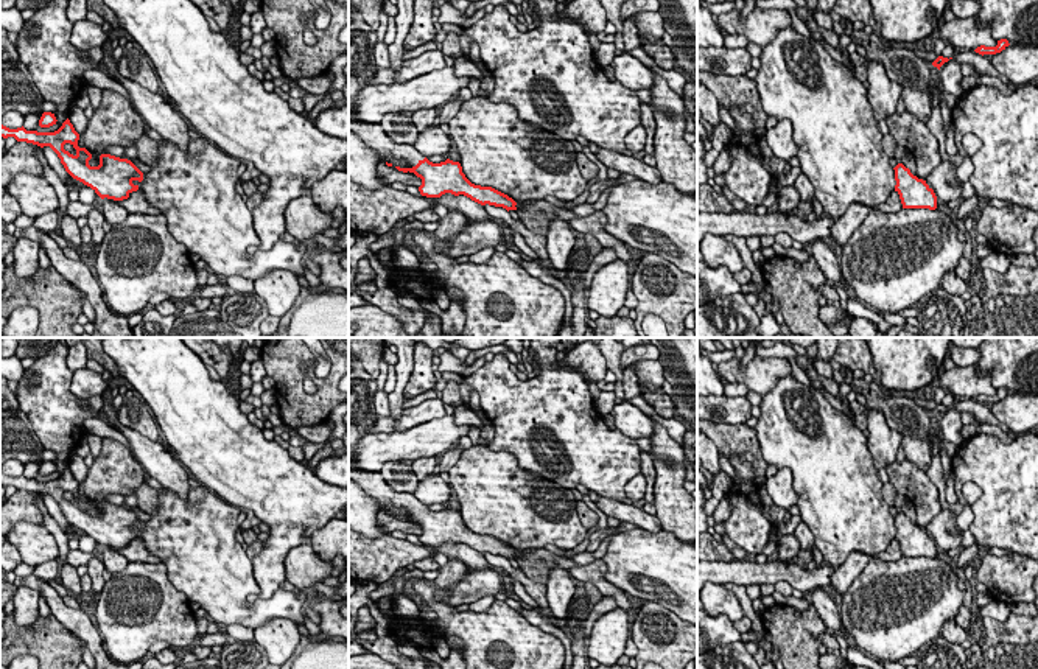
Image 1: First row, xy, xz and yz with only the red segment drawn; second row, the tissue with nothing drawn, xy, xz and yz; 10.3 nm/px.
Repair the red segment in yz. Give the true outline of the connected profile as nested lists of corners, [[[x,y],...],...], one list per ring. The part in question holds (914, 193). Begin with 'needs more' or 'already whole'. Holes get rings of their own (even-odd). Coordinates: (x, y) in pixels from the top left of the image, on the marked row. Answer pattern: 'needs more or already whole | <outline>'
already whole | [[[898,163],[893,170],[895,191],[899,194],[903,208],[937,208],[937,196],[926,180],[914,176],[903,163]]]

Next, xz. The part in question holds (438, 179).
needs more | [[[349,2],[349,131],[358,135],[369,148],[375,149],[380,160],[403,173],[414,173],[422,179],[419,191],[426,198],[440,198],[445,193],[464,194],[481,205],[517,210],[517,202],[507,194],[492,188],[472,184],[462,173],[459,162],[447,159],[440,163],[430,162],[409,143],[395,143],[383,131],[381,124],[363,123],[355,118],[355,95],[367,87],[377,72],[373,47],[377,31]]]

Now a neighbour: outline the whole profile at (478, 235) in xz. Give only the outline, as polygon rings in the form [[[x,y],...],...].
[[[467,218],[467,227],[459,235],[439,241],[434,250],[447,254],[451,258],[459,258],[500,244],[503,244],[503,227],[492,221],[473,221]]]

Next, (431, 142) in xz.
[[[434,124],[423,132],[419,132],[412,146],[425,157],[447,156],[454,146],[454,142],[437,124]]]

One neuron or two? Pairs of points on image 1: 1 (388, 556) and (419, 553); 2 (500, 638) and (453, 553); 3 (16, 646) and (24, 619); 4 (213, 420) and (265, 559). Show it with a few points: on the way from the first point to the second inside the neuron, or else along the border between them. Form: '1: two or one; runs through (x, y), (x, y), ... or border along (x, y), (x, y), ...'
1: one; runs through (396, 554), (411, 553)
2: two; border along (448, 559), (458, 559), (466, 567)
3: two; border along (38, 613), (33, 623), (16, 626)
4: one; runs through (232, 455), (277, 500), (277, 525)

